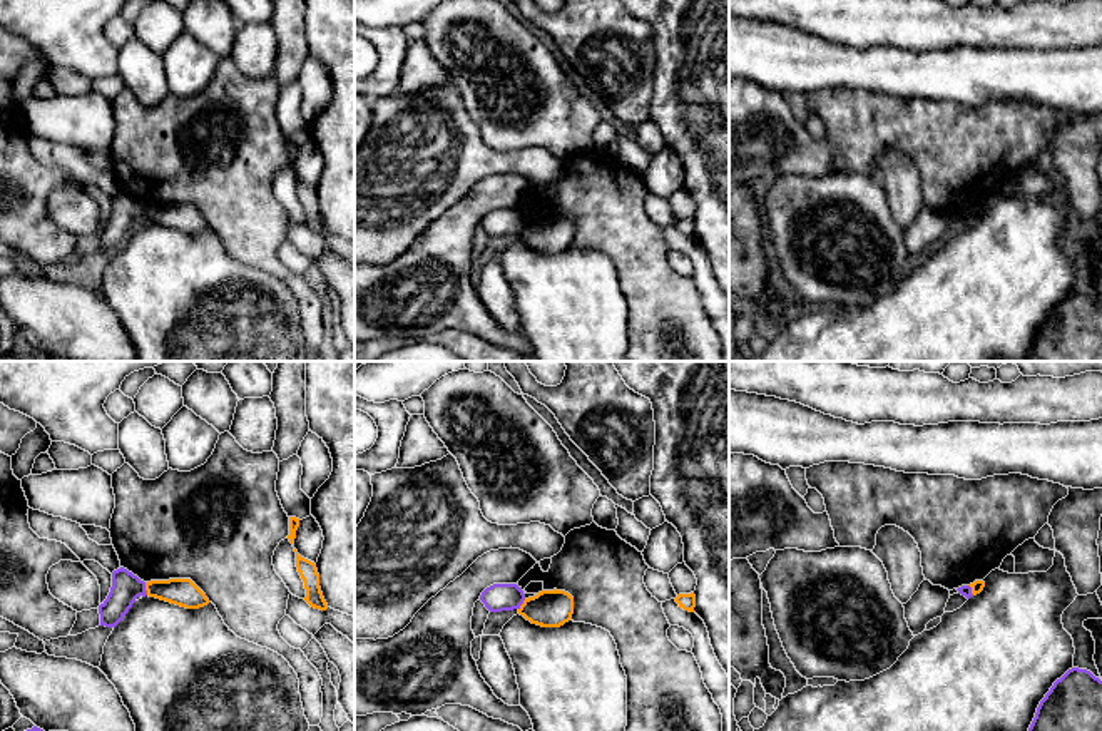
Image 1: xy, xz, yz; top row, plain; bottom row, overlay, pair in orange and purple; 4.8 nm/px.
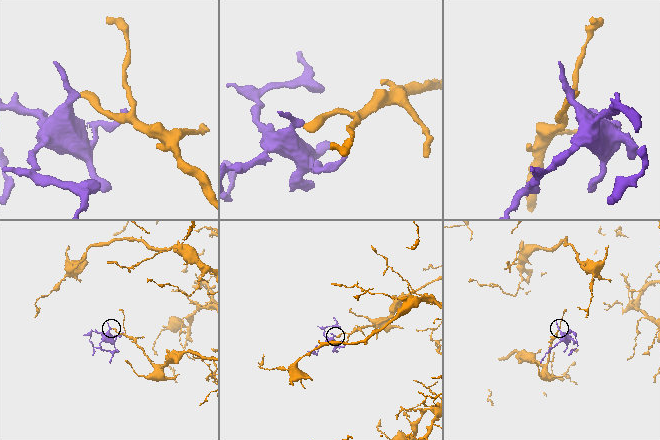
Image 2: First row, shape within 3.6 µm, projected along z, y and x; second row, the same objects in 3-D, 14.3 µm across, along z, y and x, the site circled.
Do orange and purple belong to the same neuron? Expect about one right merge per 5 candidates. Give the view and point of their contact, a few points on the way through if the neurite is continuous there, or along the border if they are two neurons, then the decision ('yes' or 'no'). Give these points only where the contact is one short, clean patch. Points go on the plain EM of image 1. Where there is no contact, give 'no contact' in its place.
contact xy (146, 214); border xy (144, 208), (147, 219); no

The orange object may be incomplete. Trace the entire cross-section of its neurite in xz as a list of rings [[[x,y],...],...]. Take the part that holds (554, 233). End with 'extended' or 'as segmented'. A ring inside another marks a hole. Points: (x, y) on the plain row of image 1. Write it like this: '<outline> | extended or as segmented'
[[[542,216],[525,224],[518,239],[542,253],[560,253],[572,244],[574,222],[565,216]]] | as segmented

